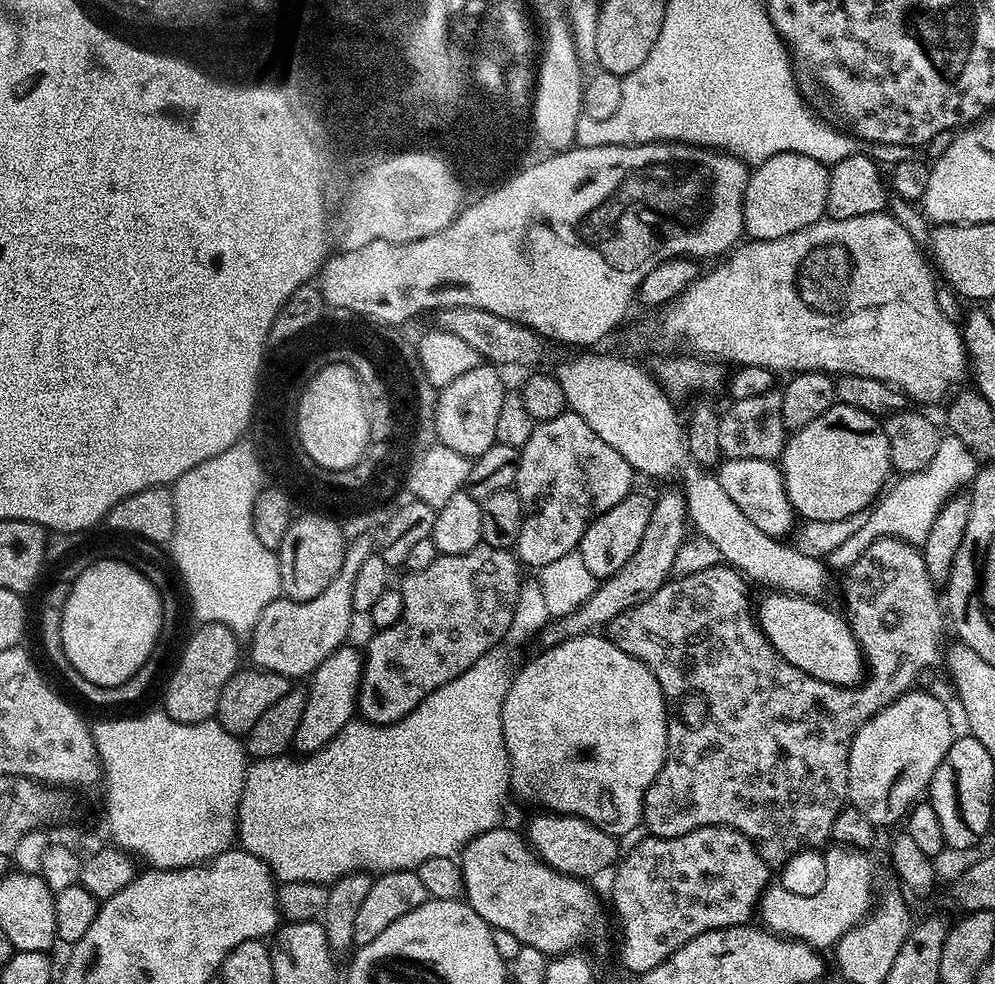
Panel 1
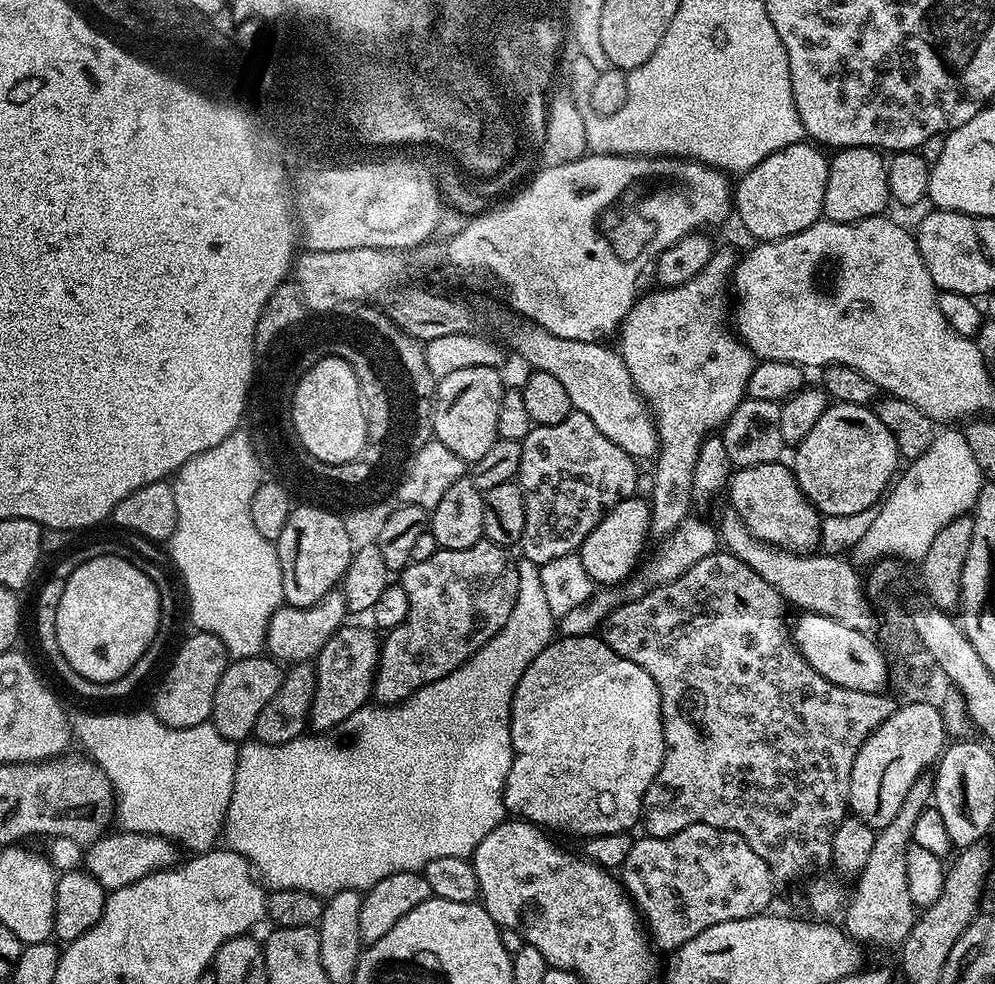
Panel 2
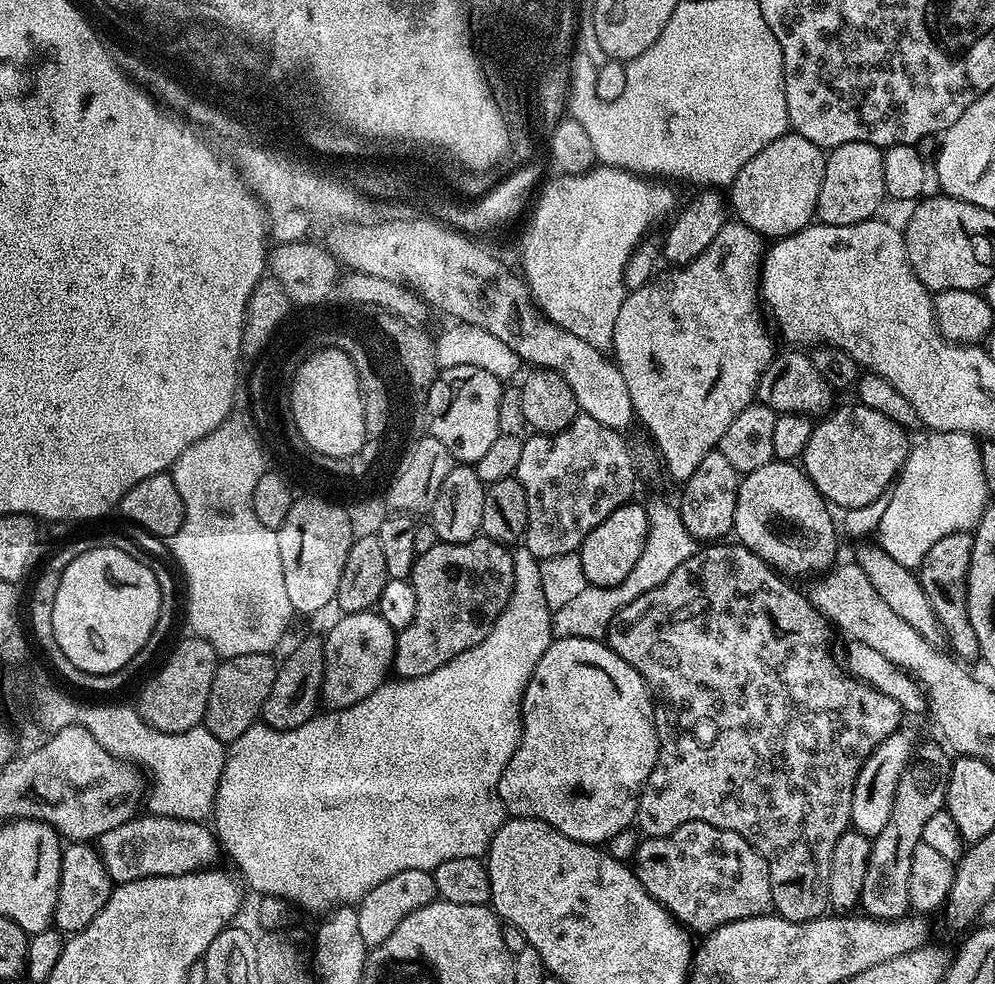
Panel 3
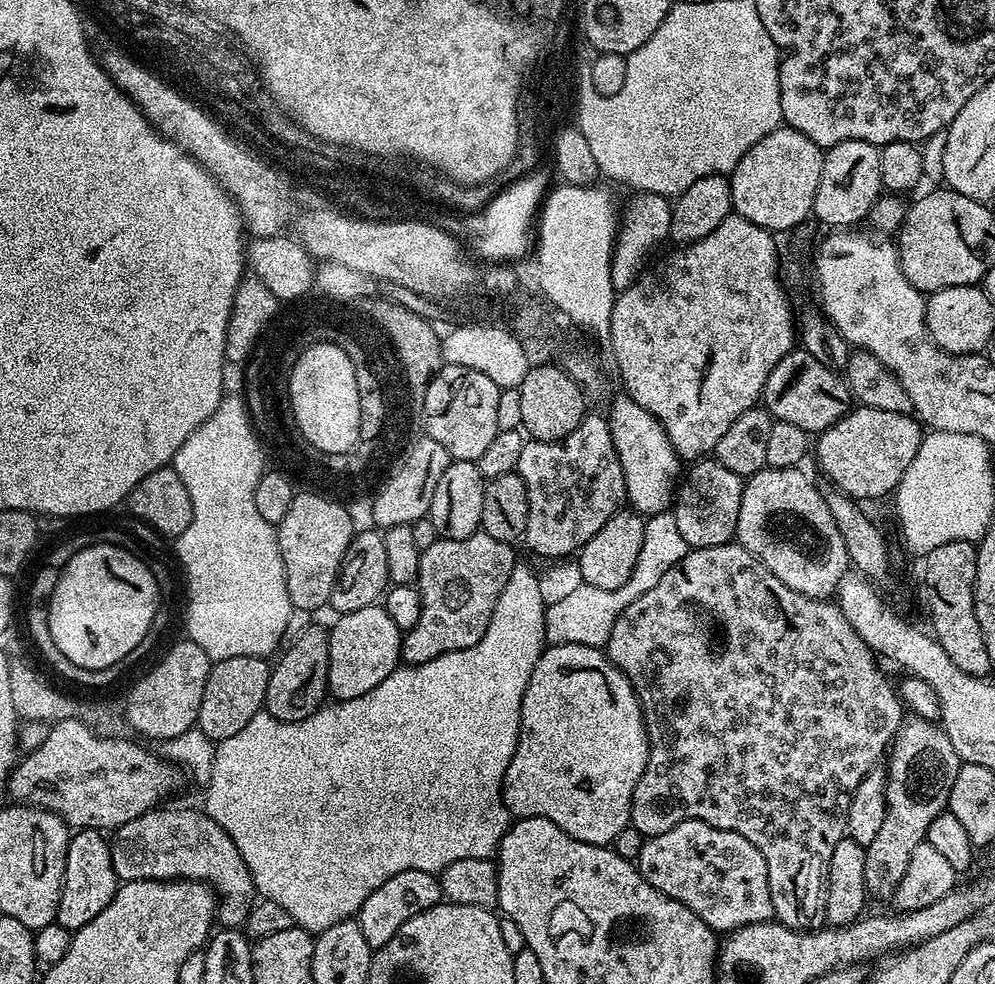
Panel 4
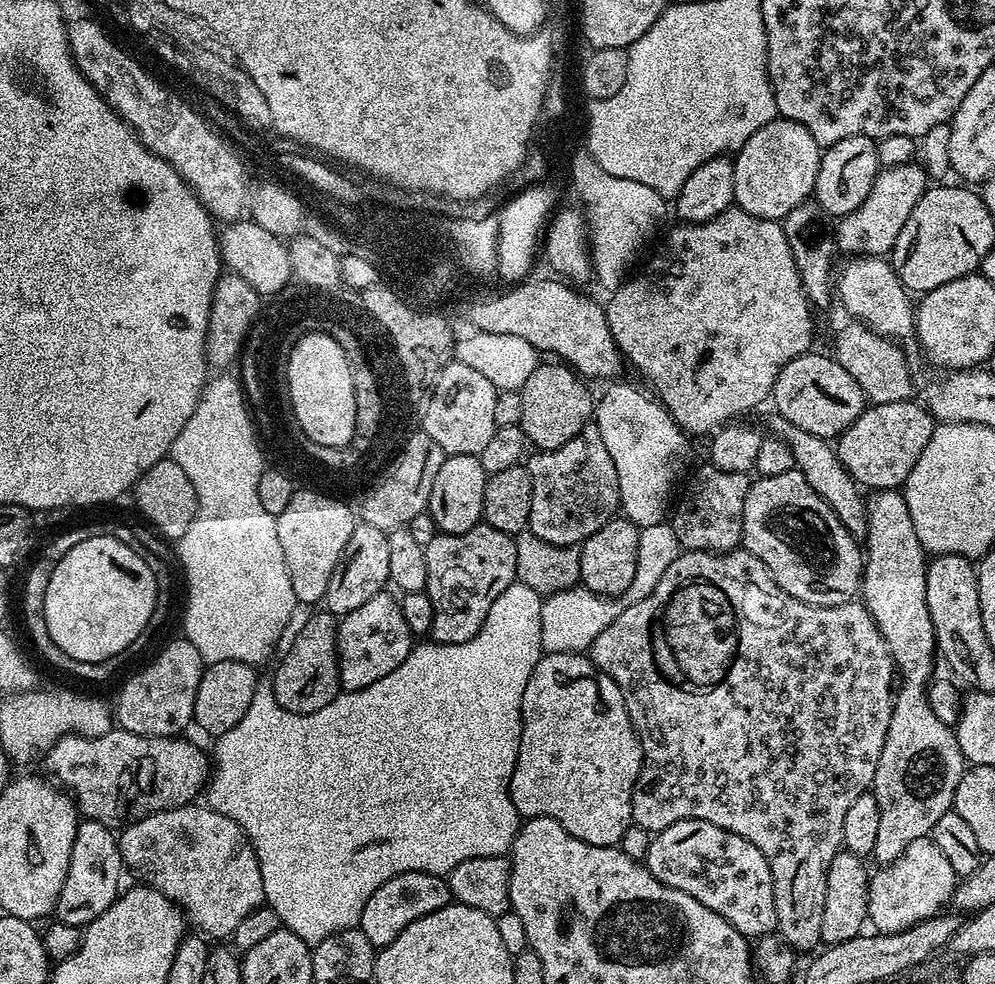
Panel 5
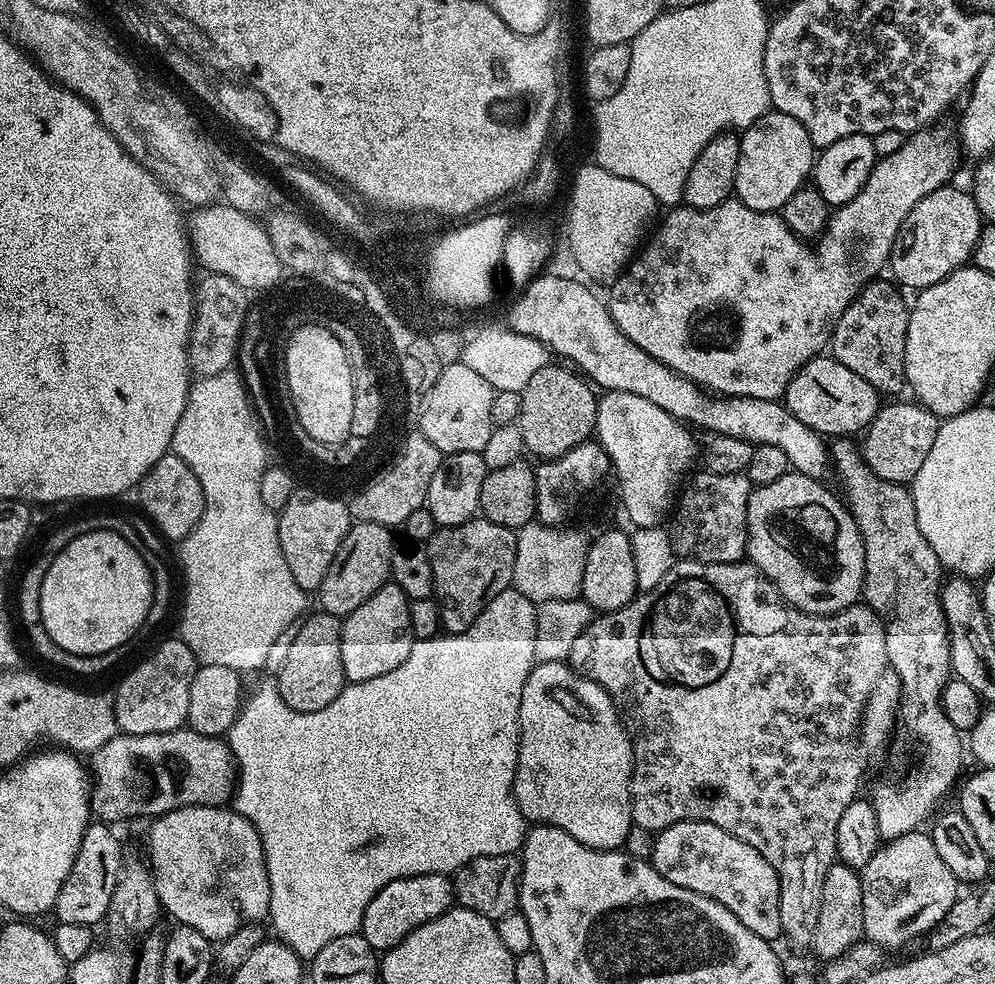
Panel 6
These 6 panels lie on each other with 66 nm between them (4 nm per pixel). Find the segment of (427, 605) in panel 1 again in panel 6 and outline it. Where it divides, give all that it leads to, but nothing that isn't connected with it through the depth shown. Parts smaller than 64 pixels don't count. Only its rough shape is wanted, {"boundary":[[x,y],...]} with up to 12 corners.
{"boundary":[[473,518],[427,541],[445,633],[509,588],[516,535]]}

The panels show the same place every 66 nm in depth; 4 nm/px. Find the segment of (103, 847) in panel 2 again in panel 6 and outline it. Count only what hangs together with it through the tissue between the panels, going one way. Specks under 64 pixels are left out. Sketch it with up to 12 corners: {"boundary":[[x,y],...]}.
{"boundary":[[228,806],[155,817],[161,909],[207,940],[263,921],[258,830]]}

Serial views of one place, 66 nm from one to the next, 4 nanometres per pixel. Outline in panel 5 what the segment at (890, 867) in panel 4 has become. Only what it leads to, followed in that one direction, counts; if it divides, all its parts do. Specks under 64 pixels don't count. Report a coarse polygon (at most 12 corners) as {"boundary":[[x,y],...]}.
{"boundary":[[900,490],[867,497],[862,603],[899,679],[871,859],[953,811],[966,761],[930,710],[929,557]]}

